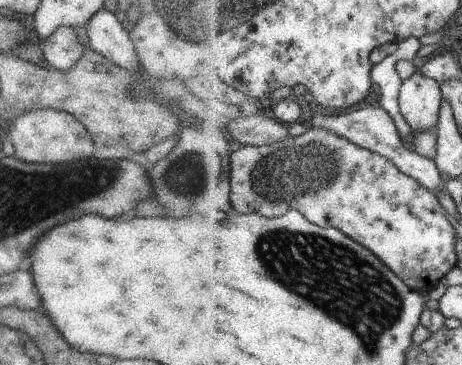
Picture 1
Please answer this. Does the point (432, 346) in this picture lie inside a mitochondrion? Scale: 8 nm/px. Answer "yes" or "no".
no

